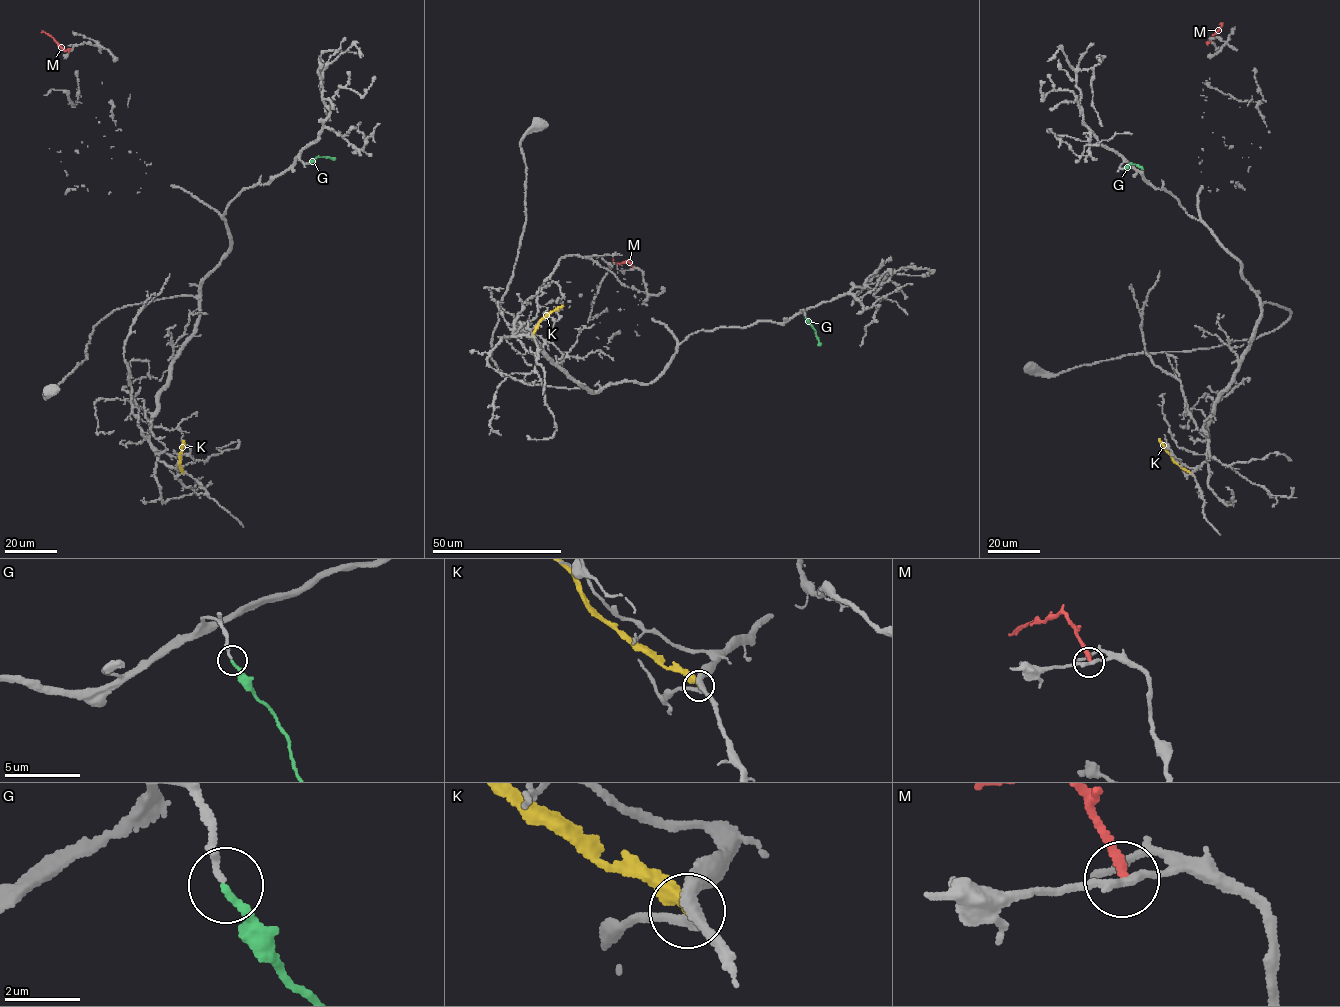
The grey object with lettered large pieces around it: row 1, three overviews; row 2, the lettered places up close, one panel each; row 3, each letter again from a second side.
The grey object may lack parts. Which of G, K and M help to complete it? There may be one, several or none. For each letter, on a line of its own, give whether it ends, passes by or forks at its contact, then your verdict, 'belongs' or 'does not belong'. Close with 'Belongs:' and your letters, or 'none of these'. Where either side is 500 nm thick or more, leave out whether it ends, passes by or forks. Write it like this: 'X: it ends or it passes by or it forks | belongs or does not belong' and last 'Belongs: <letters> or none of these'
G: it ends | belongs
K: it ends | does not belong
M: it ends | does not belong
Belongs: G

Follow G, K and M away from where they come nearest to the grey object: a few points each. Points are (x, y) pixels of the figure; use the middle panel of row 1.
G: (806, 317), (821, 345)
K: (532, 336), (539, 321), (562, 304)
M: (632, 269), (630, 262), (618, 265), (613, 259)

